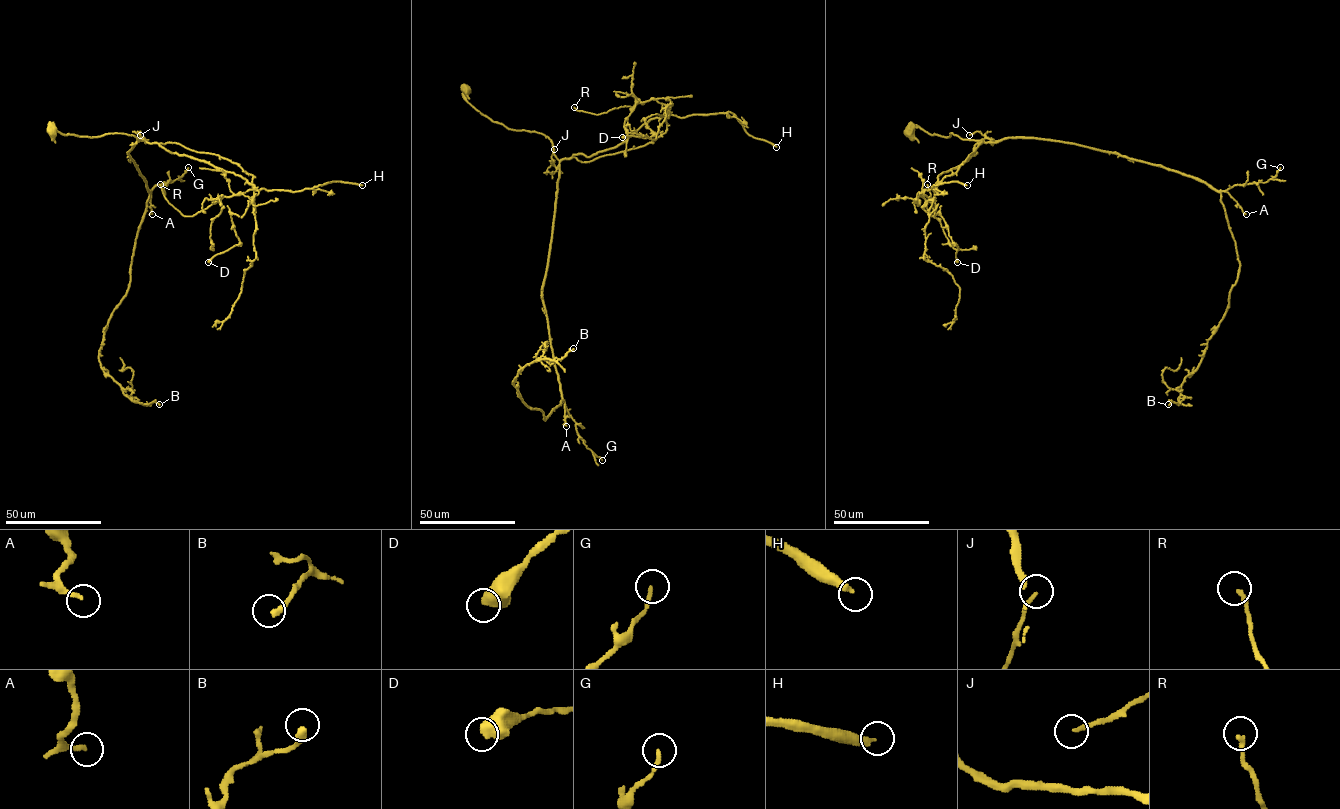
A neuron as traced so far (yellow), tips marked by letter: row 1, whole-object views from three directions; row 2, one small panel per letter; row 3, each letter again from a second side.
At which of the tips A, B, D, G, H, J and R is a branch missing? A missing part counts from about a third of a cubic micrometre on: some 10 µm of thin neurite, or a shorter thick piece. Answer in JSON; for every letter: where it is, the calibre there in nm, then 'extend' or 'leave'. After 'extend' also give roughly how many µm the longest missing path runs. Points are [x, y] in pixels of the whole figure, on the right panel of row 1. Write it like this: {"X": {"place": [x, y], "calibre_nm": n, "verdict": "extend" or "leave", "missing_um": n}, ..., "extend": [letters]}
{"A": {"place": [1246, 214], "calibre_nm": 190, "verdict": "leave"}, "B": {"place": [1168, 404], "calibre_nm": 320, "verdict": "leave"}, "D": {"place": [957, 262], "calibre_nm": 600, "verdict": "leave"}, "G": {"place": [1280, 167], "calibre_nm": 180, "verdict": "leave"}, "H": {"place": [967, 185], "calibre_nm": 320, "verdict": "extend", "missing_um": 120}, "J": {"place": [969, 135], "calibre_nm": 160, "verdict": "leave"}, "R": {"place": [927, 184], "calibre_nm": 200, "verdict": "extend", "missing_um": 70}, "extend": ["H", "R"]}

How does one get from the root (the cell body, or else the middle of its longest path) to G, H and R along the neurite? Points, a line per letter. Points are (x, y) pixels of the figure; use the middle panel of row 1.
G: (466, 90), (466, 99), (493, 121), (547, 136), (559, 161), (542, 300), (564, 405), (578, 436), (602, 460)
H: (466, 90), (493, 121), (547, 136), (559, 160), (615, 148), (670, 114), (731, 112), (776, 147)
R: (466, 90), (493, 121), (547, 136), (559, 160), (615, 148), (670, 108), (653, 99), (598, 114), (574, 107)

